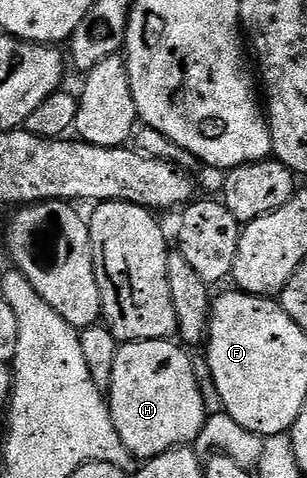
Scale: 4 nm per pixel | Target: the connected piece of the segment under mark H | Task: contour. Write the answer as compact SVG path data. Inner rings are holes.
M173 339L132 340L123 343L118 349L108 389L110 417L116 426L116 434L120 434L120 442L124 442L124 446L128 446L128 450L139 461L151 460L173 448L193 445L206 424L206 400L202 397L202 388L194 373L194 364L185 351L189 352Z

